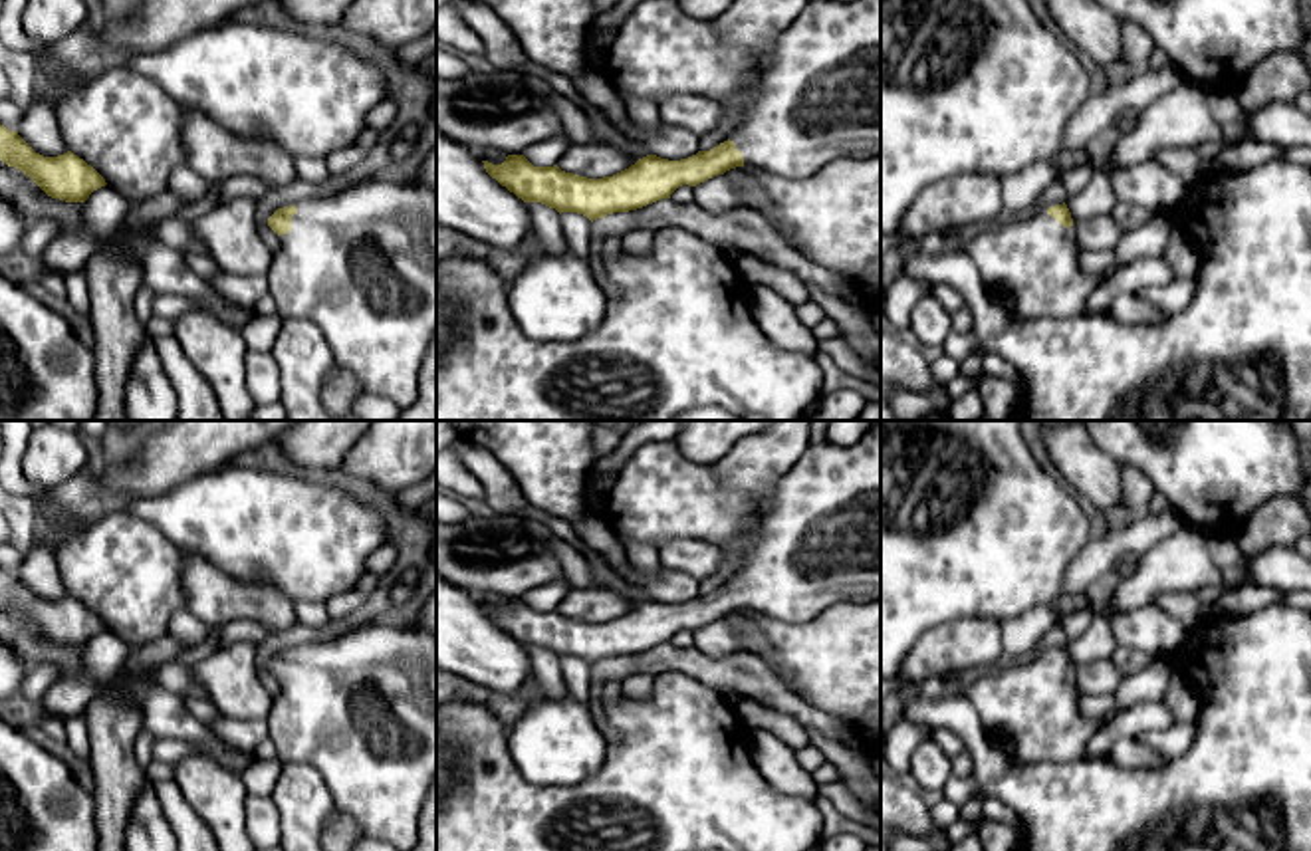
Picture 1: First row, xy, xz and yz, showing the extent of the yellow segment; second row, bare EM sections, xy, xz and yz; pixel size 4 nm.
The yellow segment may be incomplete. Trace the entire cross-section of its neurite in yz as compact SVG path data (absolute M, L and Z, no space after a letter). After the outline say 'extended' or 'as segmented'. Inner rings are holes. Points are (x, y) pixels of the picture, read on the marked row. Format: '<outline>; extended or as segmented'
M1065 202L986 224L962 250L976 262L982 284L1006 288L1025 319L1085 315L1089 296L1107 278L1081 270Z; extended

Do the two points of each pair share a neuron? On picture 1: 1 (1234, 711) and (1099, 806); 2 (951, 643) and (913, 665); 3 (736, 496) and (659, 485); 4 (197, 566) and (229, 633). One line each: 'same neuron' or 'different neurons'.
1: same neuron
2: same neuron
3: same neuron
4: different neurons

